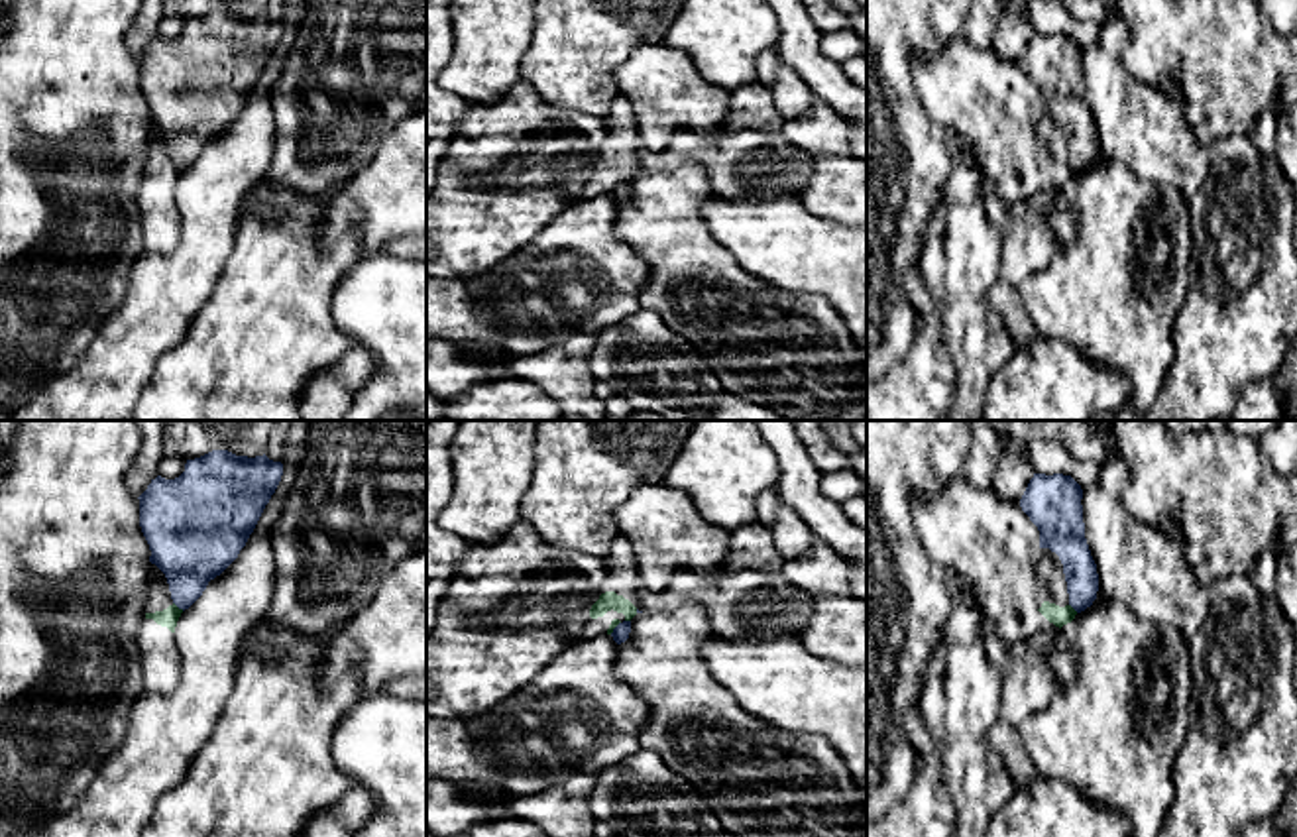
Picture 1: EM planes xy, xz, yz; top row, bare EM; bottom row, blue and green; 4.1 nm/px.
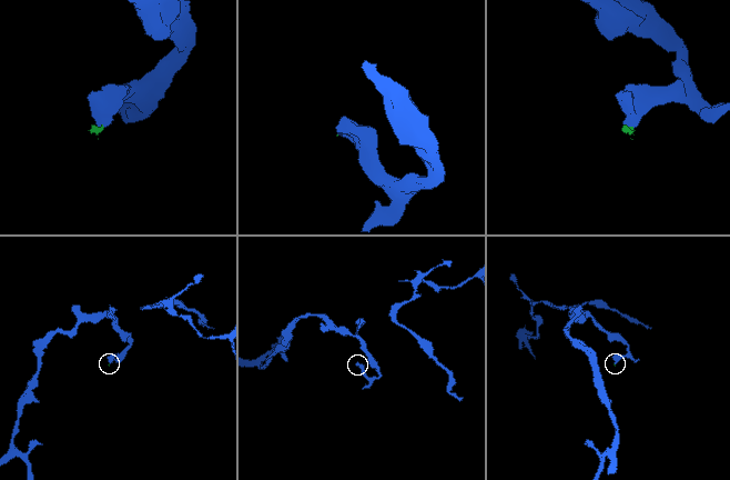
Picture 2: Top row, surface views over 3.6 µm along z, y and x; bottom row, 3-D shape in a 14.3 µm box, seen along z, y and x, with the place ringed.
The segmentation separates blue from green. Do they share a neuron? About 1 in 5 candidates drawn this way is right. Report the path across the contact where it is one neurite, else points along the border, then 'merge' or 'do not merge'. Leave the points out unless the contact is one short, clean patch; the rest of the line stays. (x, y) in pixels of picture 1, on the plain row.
along xy (173, 162), (183, 169) | do not merge

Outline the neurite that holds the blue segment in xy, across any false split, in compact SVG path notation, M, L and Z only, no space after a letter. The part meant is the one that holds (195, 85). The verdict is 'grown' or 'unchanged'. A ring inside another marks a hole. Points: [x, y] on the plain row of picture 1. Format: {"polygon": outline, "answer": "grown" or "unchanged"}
{"polygon": "M212 10L187 20L185 31L175 39L157 35L140 59L140 86L149 104L149 122L167 138L171 159L189 169L246 106L265 65L283 35L283 24L265 14L248 18L228 10Z", "answer": "unchanged"}

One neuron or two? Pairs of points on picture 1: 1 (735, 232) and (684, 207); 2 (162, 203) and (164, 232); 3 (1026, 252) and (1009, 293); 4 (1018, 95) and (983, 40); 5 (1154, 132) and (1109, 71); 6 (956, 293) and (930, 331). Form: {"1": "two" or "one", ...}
{"1": "two", "2": "one", "3": "one", "4": "two", "5": "one", "6": "two"}

